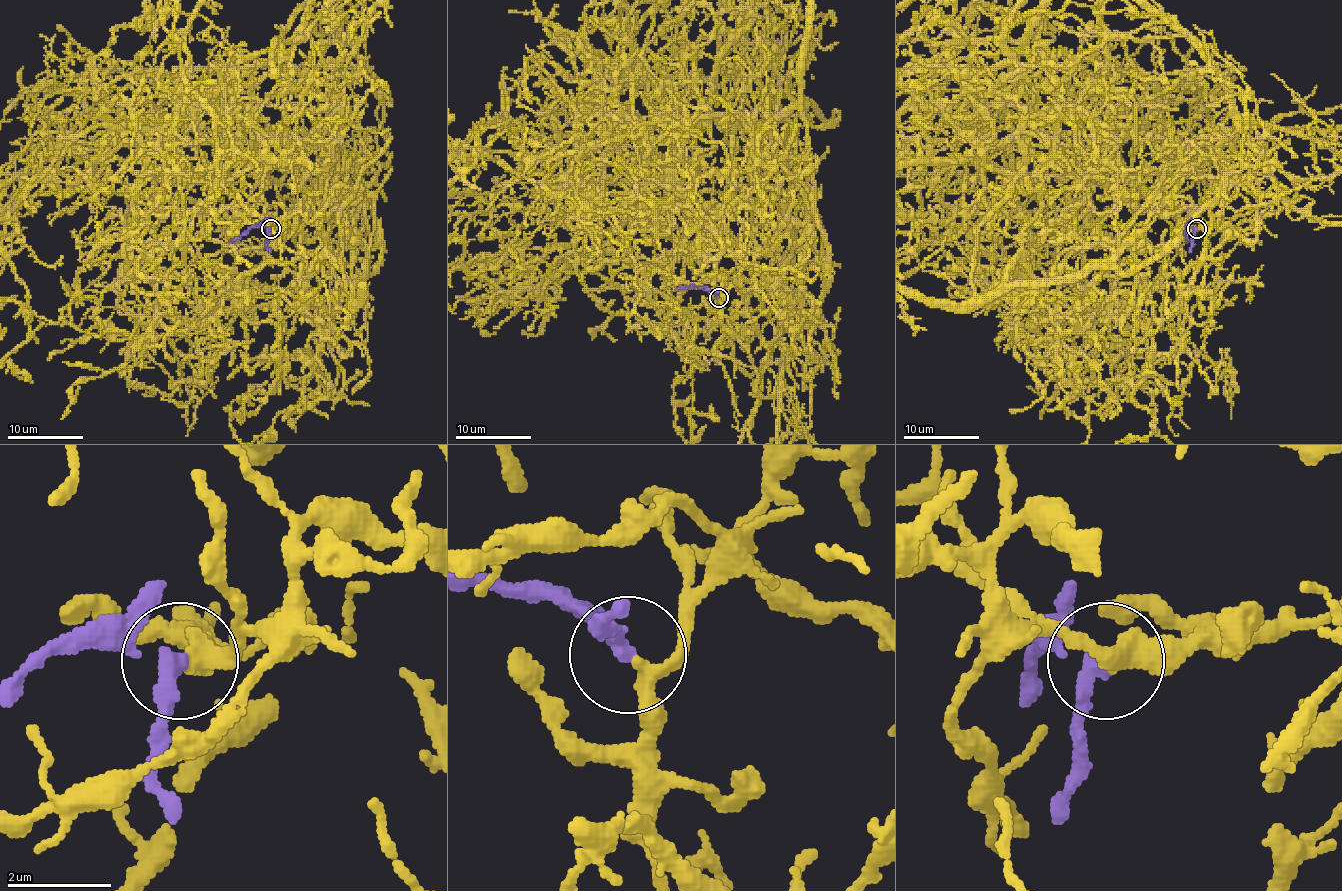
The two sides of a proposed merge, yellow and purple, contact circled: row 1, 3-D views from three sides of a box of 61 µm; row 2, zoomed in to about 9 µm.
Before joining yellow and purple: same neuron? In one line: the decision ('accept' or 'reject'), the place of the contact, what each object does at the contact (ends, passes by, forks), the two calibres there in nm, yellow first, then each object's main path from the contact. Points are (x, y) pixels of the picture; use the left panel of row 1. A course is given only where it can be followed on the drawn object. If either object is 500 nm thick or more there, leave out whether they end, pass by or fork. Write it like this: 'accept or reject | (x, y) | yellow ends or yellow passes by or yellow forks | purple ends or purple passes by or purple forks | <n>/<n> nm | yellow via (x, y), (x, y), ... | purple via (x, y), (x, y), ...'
accept | (270, 229) | yellow passes by | purple passes by | 300/280 nm | yellow via (271, 229), (329, 197), (301, 159), (282, 197), (220, 170), (231, 51), (301, 70) | purple via (271, 229), (248, 229), (229, 240)

